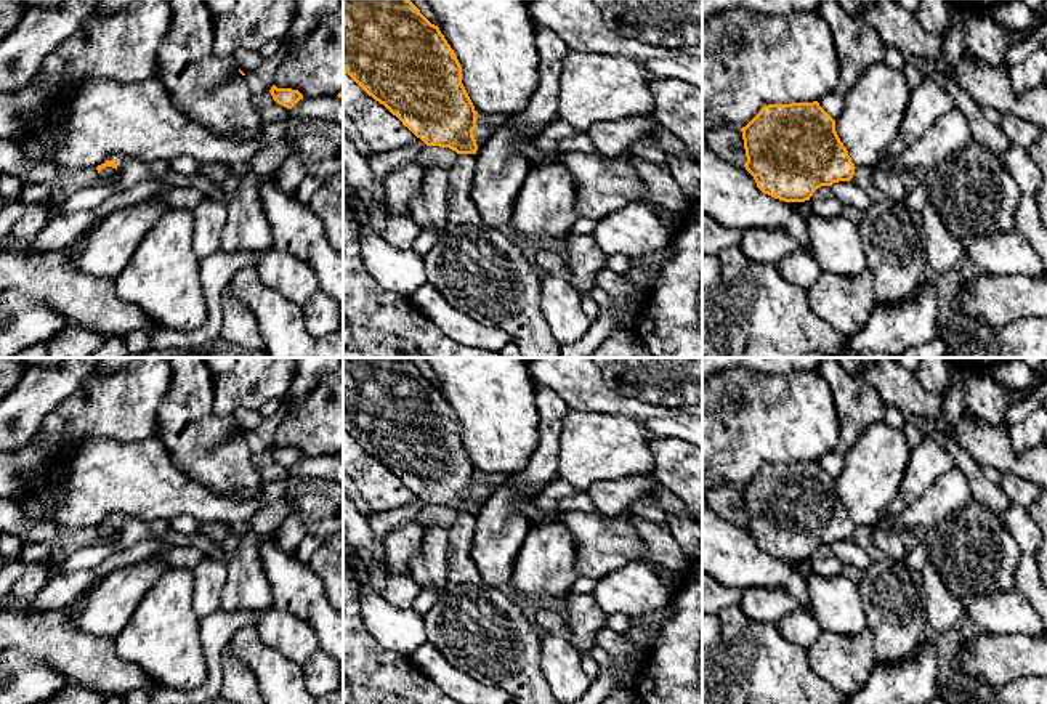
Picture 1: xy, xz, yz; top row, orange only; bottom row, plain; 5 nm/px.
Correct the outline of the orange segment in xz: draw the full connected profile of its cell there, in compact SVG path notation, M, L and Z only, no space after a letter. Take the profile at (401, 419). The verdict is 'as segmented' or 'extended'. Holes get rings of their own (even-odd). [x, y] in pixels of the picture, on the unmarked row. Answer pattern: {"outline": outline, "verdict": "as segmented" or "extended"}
{"outline": "M343 358L343 431L426 505L457 512L455 524L447 529L447 584L436 605L423 616L426 643L433 645L452 667L486 686L507 691L516 704L558 704L540 670L540 635L532 619L524 606L487 584L470 558L478 510L473 496L478 471L462 443L462 425L439 386L431 383L409 358Z", "verdict": "extended"}

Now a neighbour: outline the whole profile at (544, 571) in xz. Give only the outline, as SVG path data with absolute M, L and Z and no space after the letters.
M558 521L531 524L510 577L521 606L555 606L571 592L579 574L574 568L574 537Z

